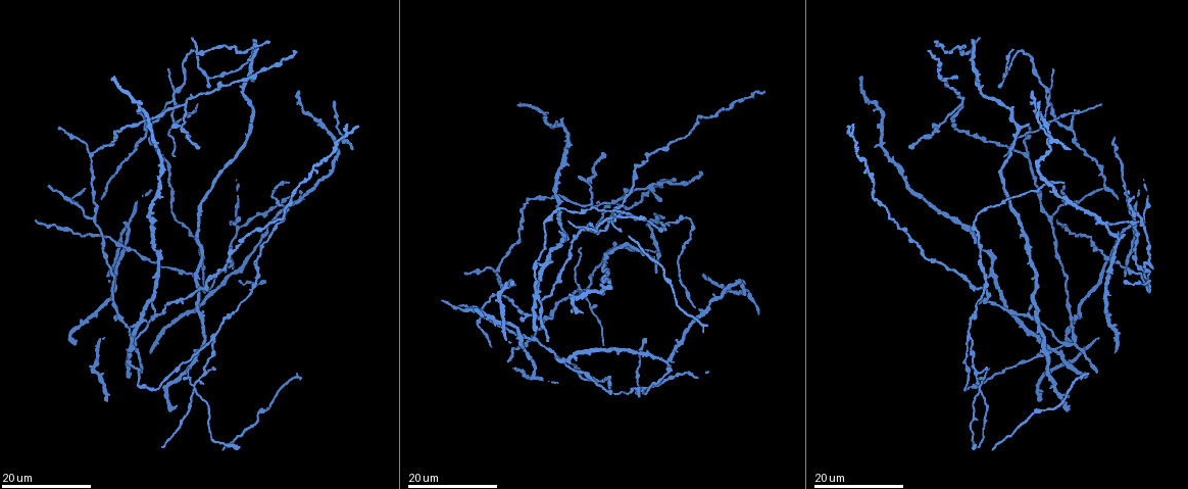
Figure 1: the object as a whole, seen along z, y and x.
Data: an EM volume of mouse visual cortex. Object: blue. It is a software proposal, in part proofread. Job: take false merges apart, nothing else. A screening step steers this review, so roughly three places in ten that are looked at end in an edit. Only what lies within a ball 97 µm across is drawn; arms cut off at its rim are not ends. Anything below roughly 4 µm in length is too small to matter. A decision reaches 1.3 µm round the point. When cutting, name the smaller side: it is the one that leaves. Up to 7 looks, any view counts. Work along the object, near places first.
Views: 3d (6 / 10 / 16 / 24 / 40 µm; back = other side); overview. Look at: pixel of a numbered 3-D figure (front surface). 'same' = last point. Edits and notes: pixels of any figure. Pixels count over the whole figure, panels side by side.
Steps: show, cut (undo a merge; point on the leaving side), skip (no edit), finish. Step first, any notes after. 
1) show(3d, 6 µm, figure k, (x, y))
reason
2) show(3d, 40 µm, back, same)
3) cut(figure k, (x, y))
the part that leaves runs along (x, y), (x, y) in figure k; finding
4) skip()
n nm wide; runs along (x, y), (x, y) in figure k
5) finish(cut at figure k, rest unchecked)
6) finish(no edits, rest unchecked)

show(3d, 24 µm, figure 1, (653, 189))
a fork

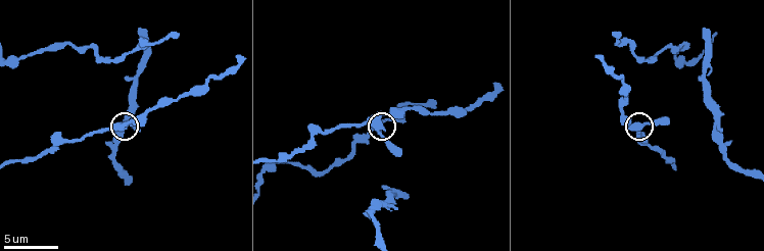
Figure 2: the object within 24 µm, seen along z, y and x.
show(3d, 6 µm, figure 2, (379, 122))

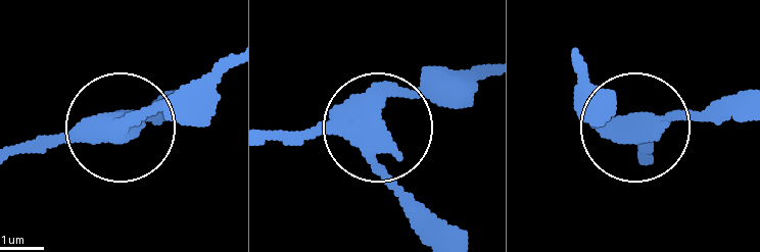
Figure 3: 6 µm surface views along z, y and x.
show(3d, 6 µm, back, figure 3, (379, 133))
from behind

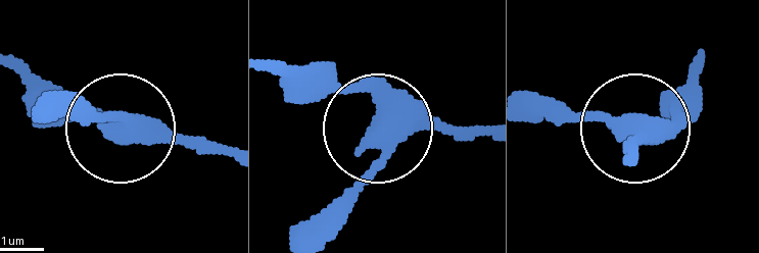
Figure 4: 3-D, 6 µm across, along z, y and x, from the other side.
skip()
side arm 43 µm; runs along (626, 159), (700, 93) in figure 4; one neuron here

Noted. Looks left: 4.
show(3d, 24 µm, figure 1, (959, 103))
branch point

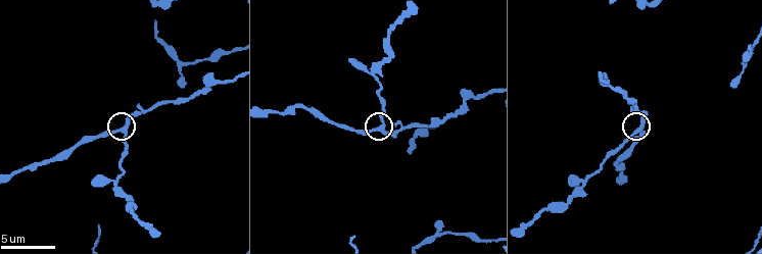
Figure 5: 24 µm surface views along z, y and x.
show(3d, 10 µm, figure 5, (125, 129))
zoom in

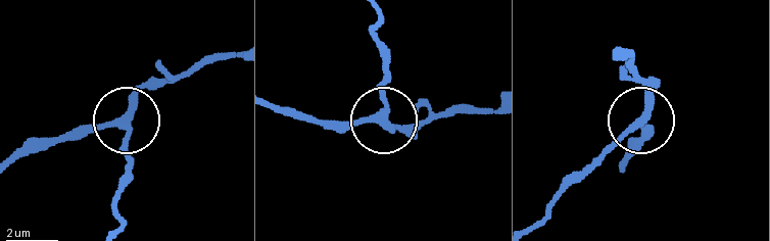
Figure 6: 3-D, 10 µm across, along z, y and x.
skip()
runs along (273, 107), (305, 121), (378, 121), (385, 113), (385, 69) in figure 6; continuous, no second neuron

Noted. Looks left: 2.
show(3d, 16 µm, figure 1, (215, 340))
two arms in line, one across

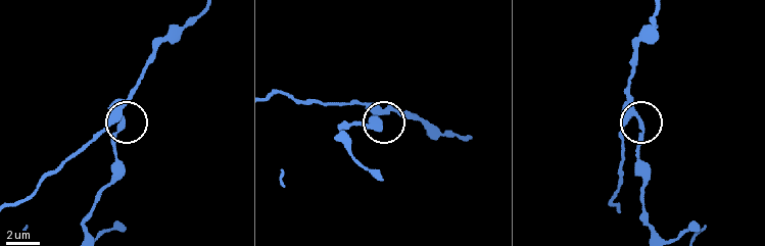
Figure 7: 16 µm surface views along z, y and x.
show(3d, 6 µm, figure 7, (636, 116))

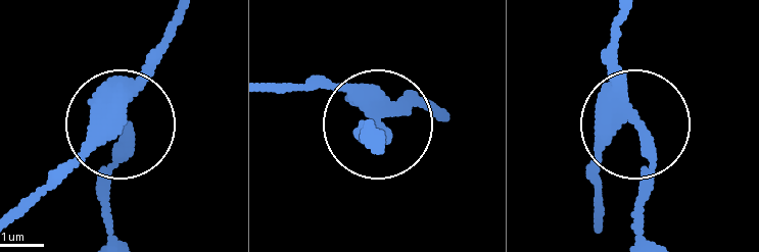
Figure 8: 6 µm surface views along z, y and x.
cut(figure 8, (121, 160))
3 arms; a second neuron is stuck on

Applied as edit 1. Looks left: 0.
finish(cut at figure 8, rest unchecked)

